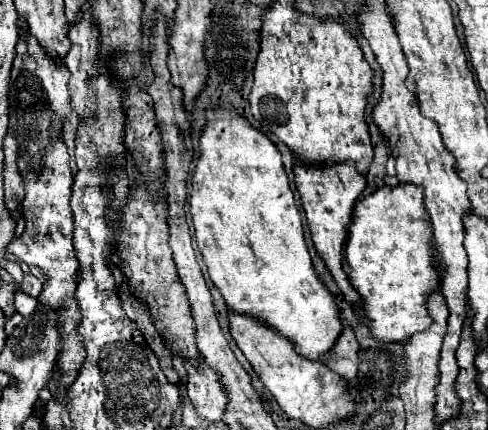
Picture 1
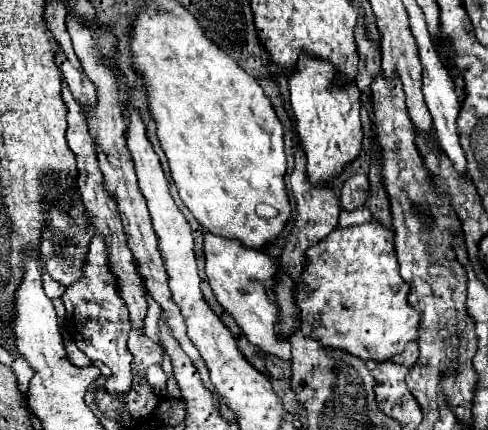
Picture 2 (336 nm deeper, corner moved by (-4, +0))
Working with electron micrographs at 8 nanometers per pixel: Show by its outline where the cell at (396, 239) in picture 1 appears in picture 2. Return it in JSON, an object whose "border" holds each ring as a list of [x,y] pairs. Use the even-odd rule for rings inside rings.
{"border":[[[378,220],[360,224],[360,226],[350,226],[350,228],[336,228],[336,230],[334,230],[332,234],[328,234],[318,246],[314,246],[312,250],[308,250],[306,256],[308,256],[308,266],[306,266],[304,274],[302,274],[302,280],[312,288],[312,294],[300,292],[300,300],[298,300],[300,310],[302,310],[302,314],[304,314],[304,318],[302,318],[302,330],[304,330],[306,334],[312,334],[314,338],[318,338],[318,342],[322,342],[322,344],[328,346],[328,348],[340,348],[340,350],[346,350],[346,352],[350,352],[350,354],[362,358],[364,362],[368,362],[368,360],[386,362],[386,360],[390,360],[392,356],[402,354],[402,350],[406,348],[406,344],[418,338],[418,322],[420,322],[420,314],[418,314],[412,306],[408,306],[410,285],[406,284],[406,282],[400,278],[400,274],[398,274],[398,262],[396,262],[396,250],[394,250],[394,234],[392,234],[392,230],[384,228]]]}

